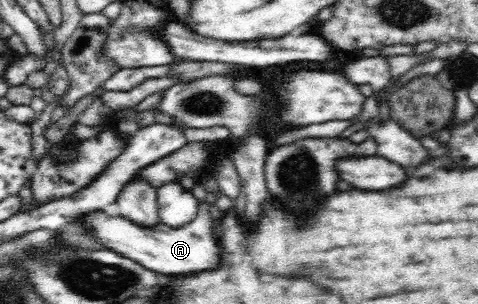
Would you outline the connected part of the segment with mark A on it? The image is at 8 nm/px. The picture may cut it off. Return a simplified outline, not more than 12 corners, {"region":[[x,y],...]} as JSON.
{"region":[[208,206],[188,226],[78,218],[108,248],[166,274],[220,266]]}

